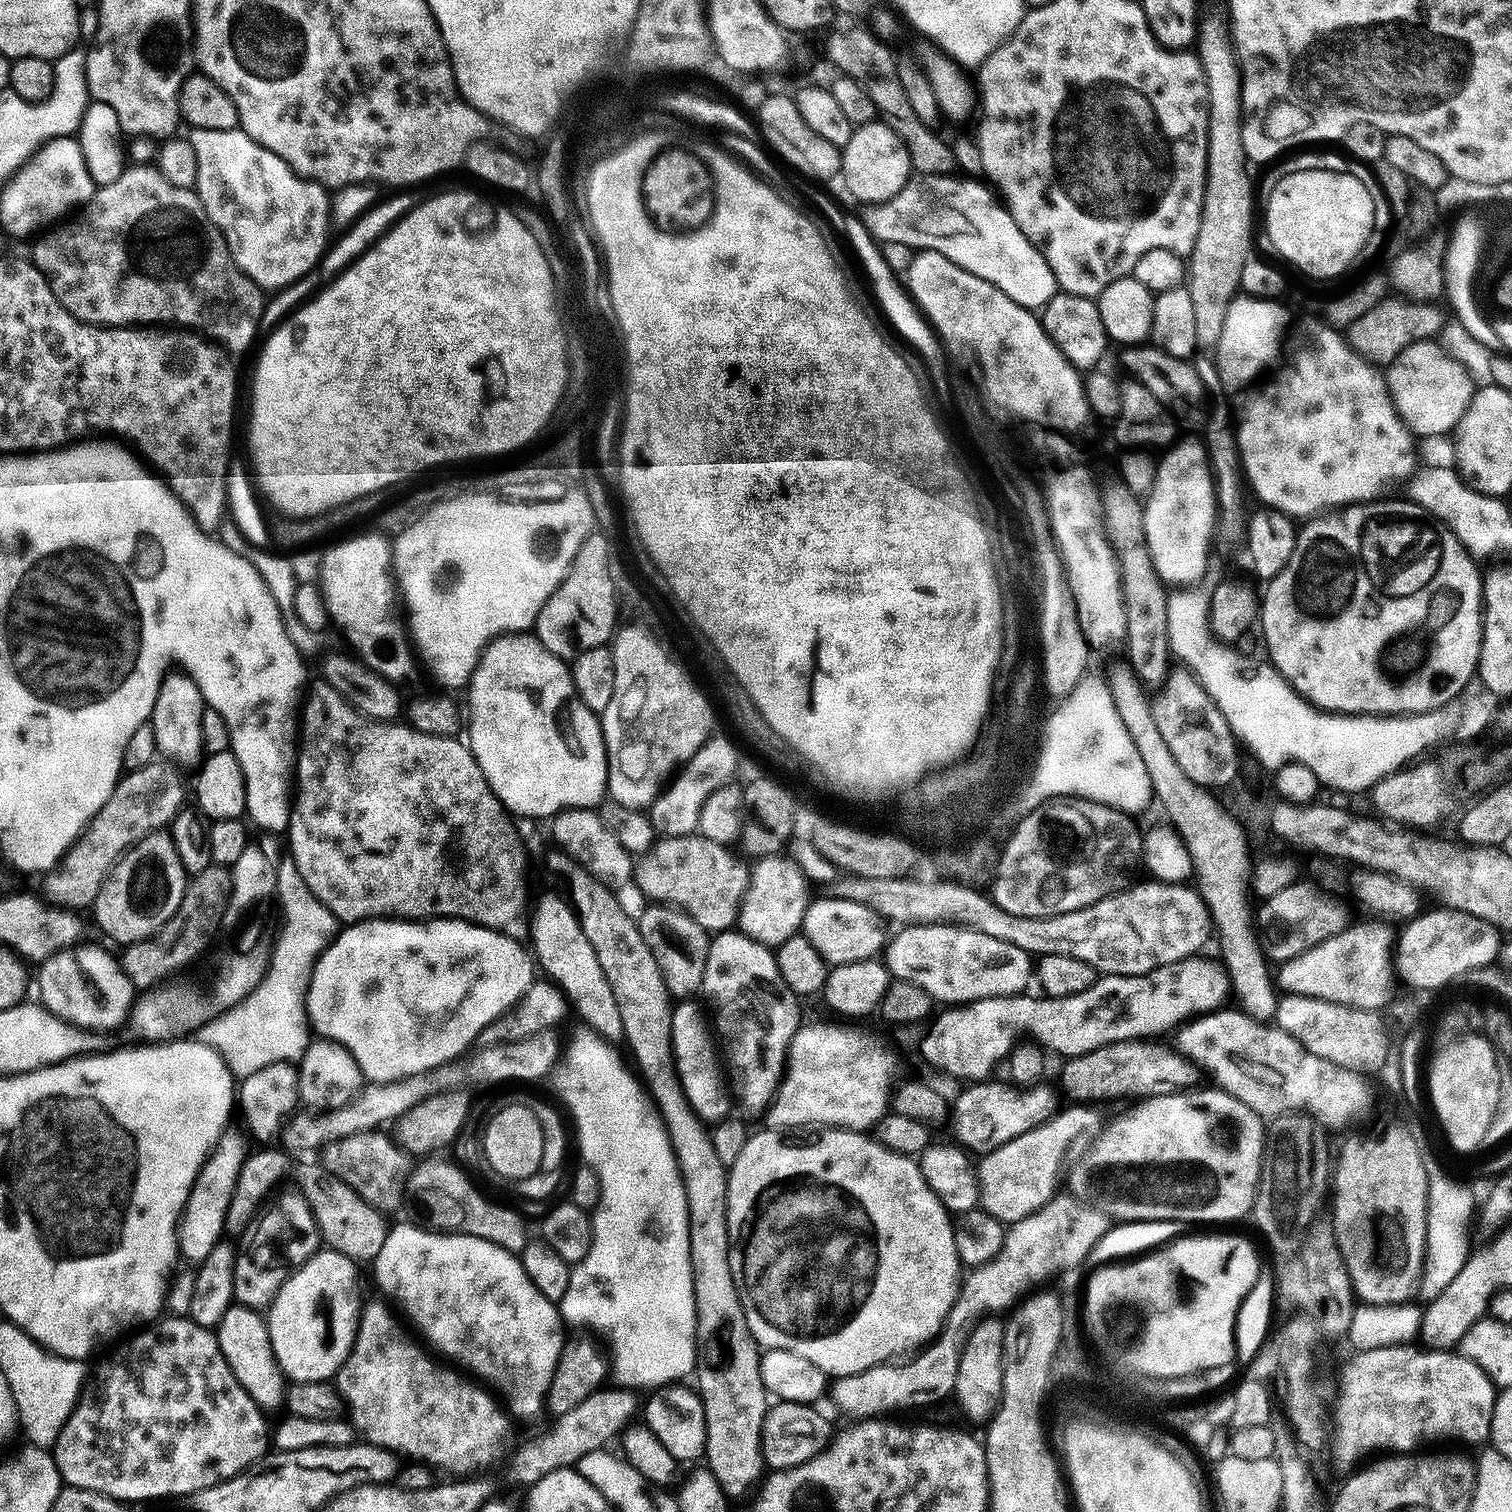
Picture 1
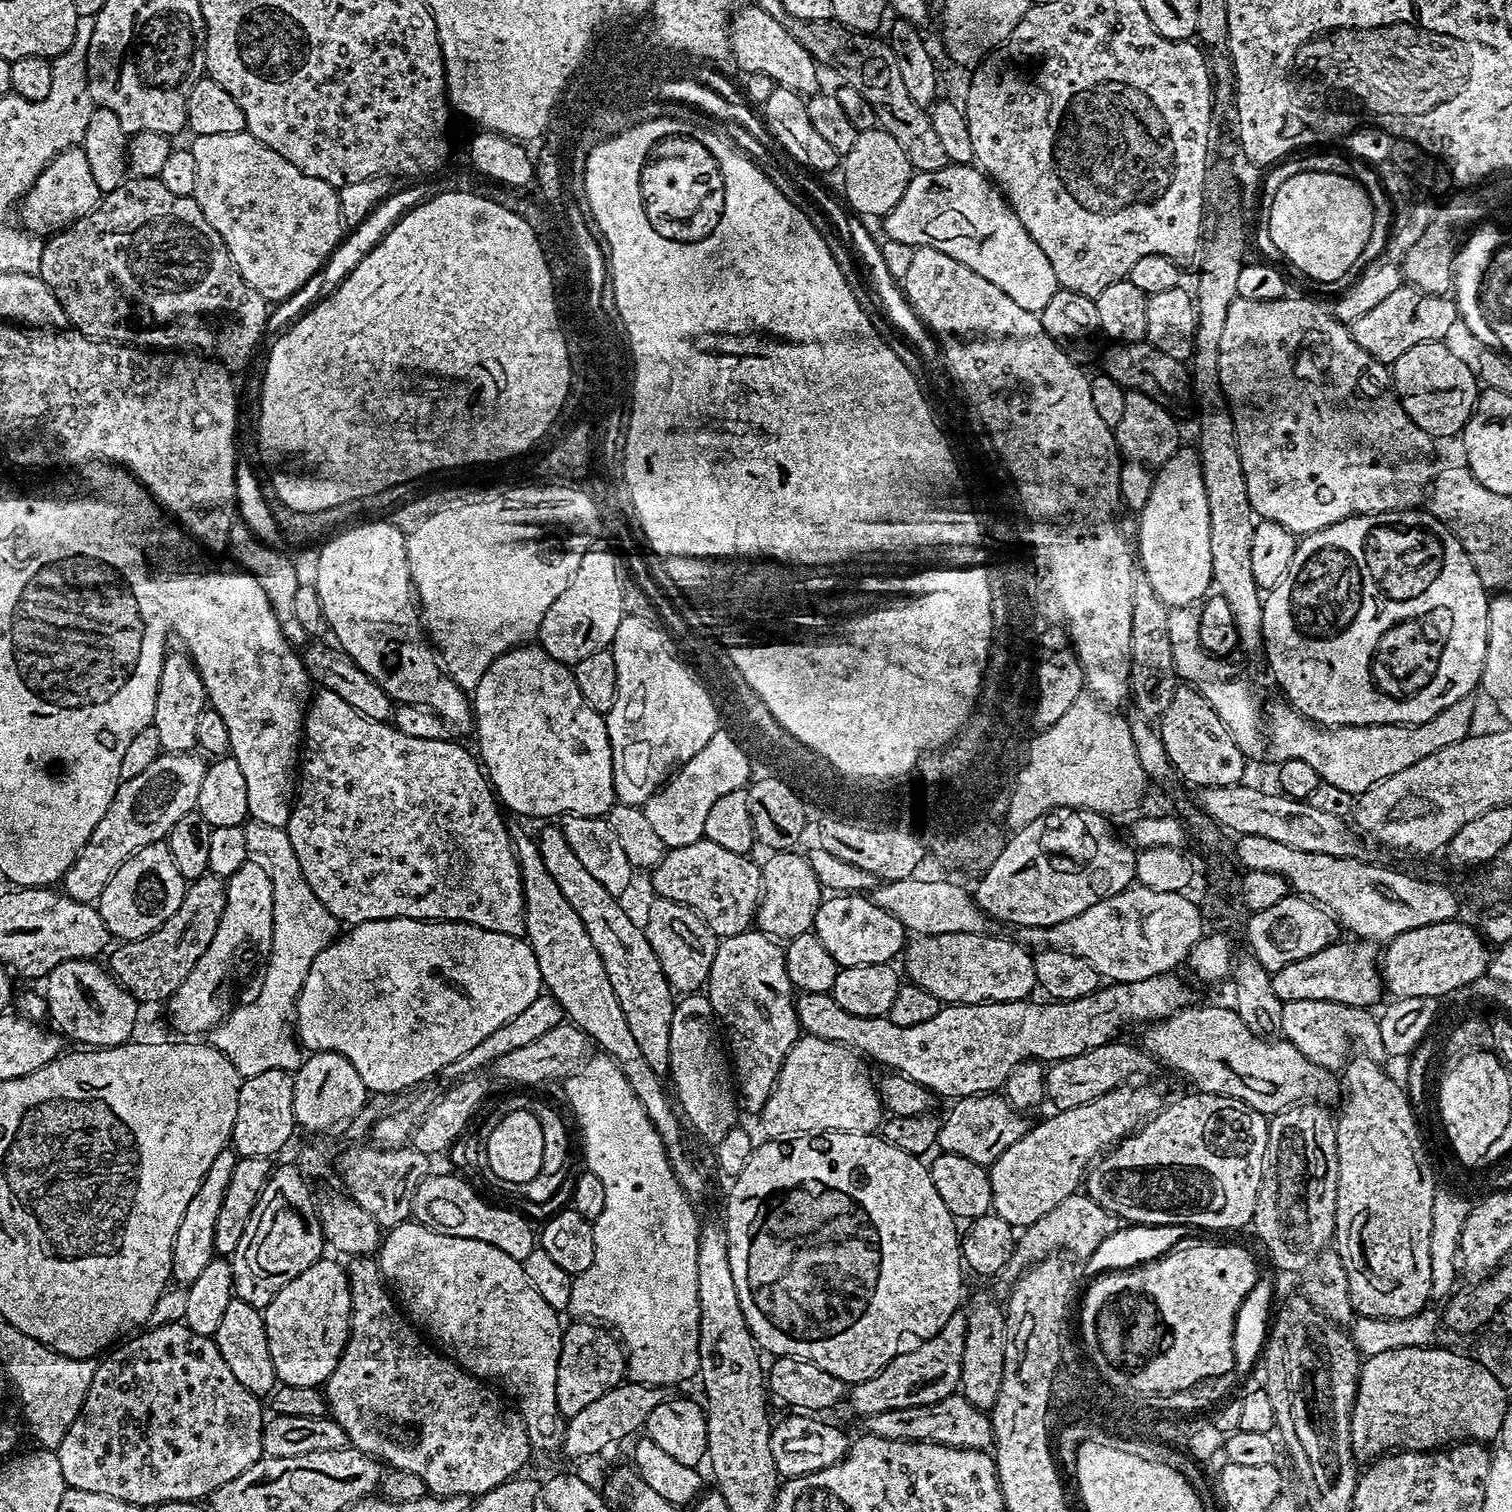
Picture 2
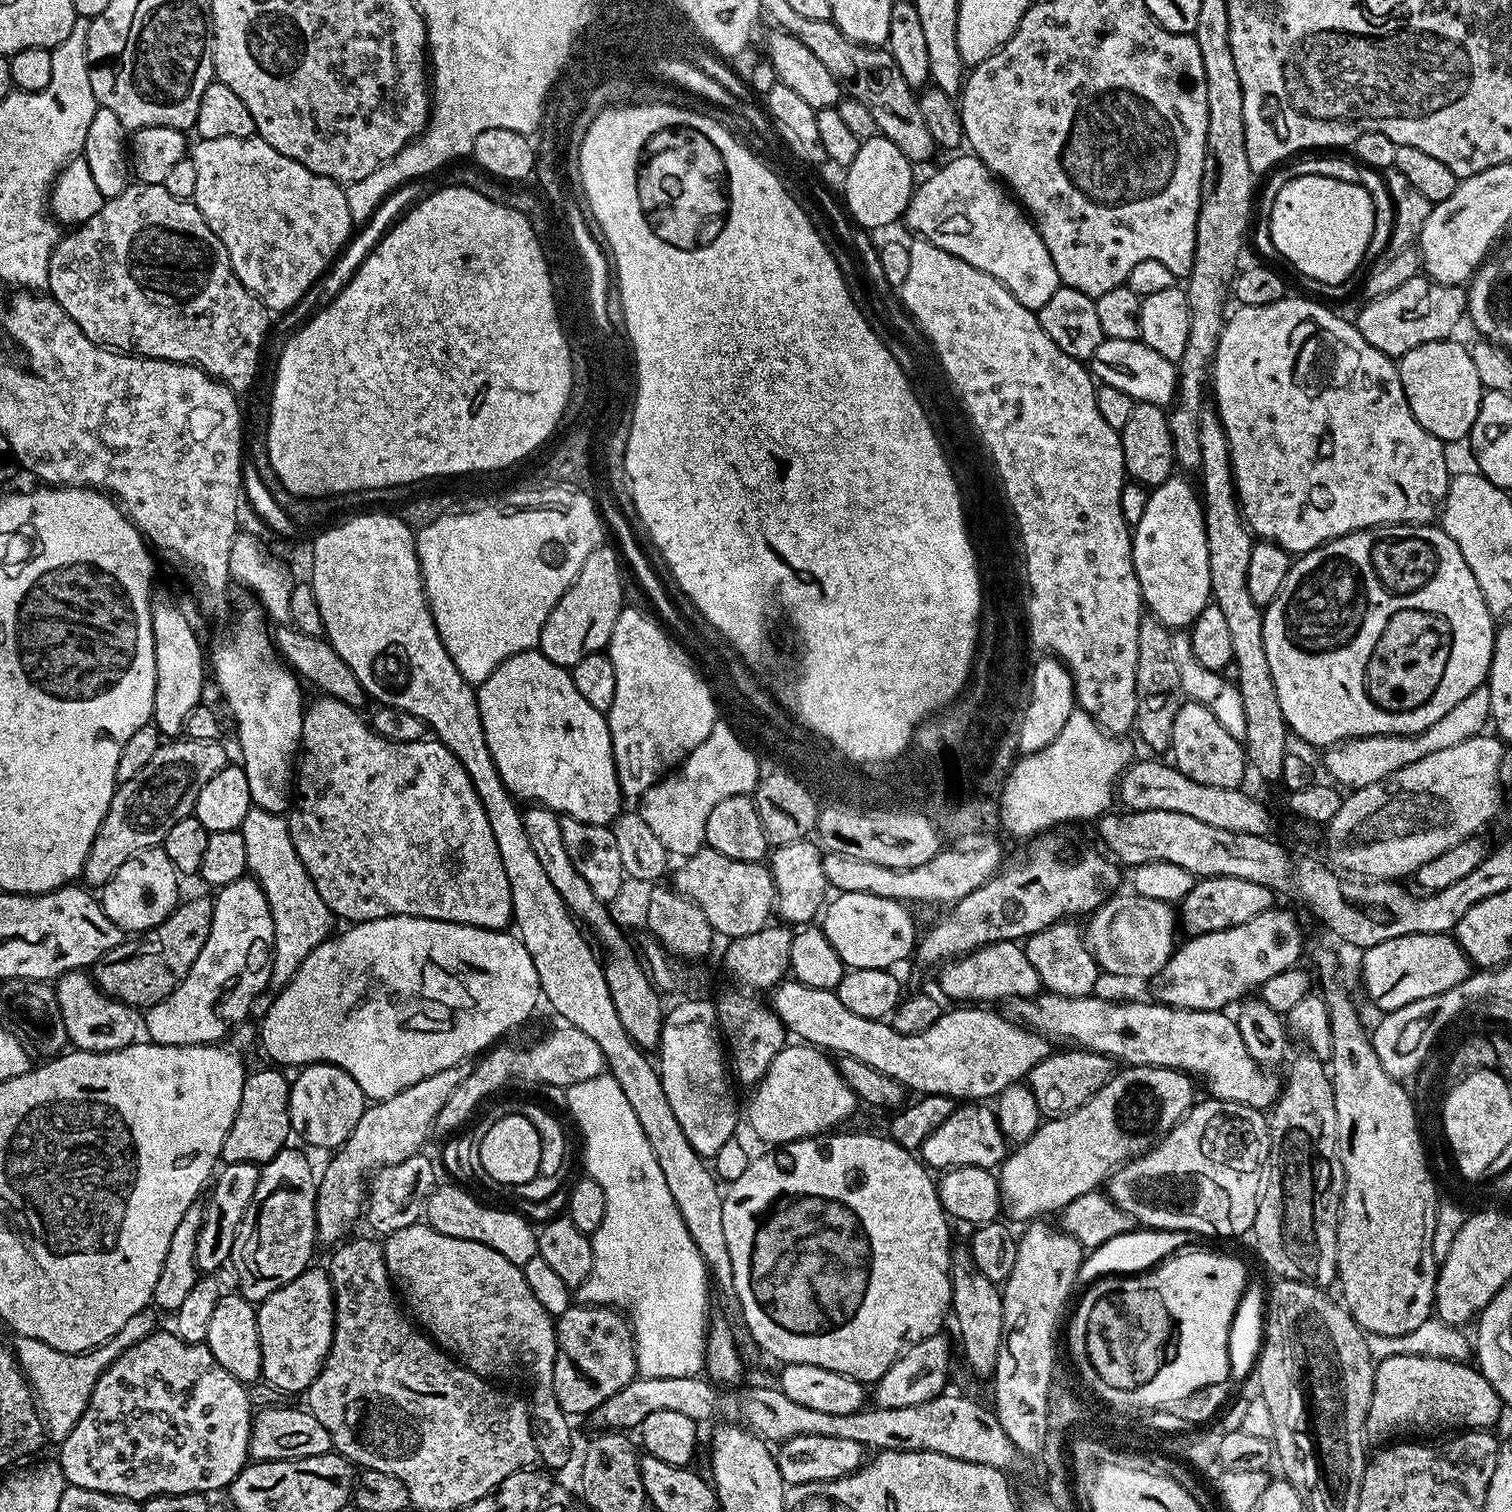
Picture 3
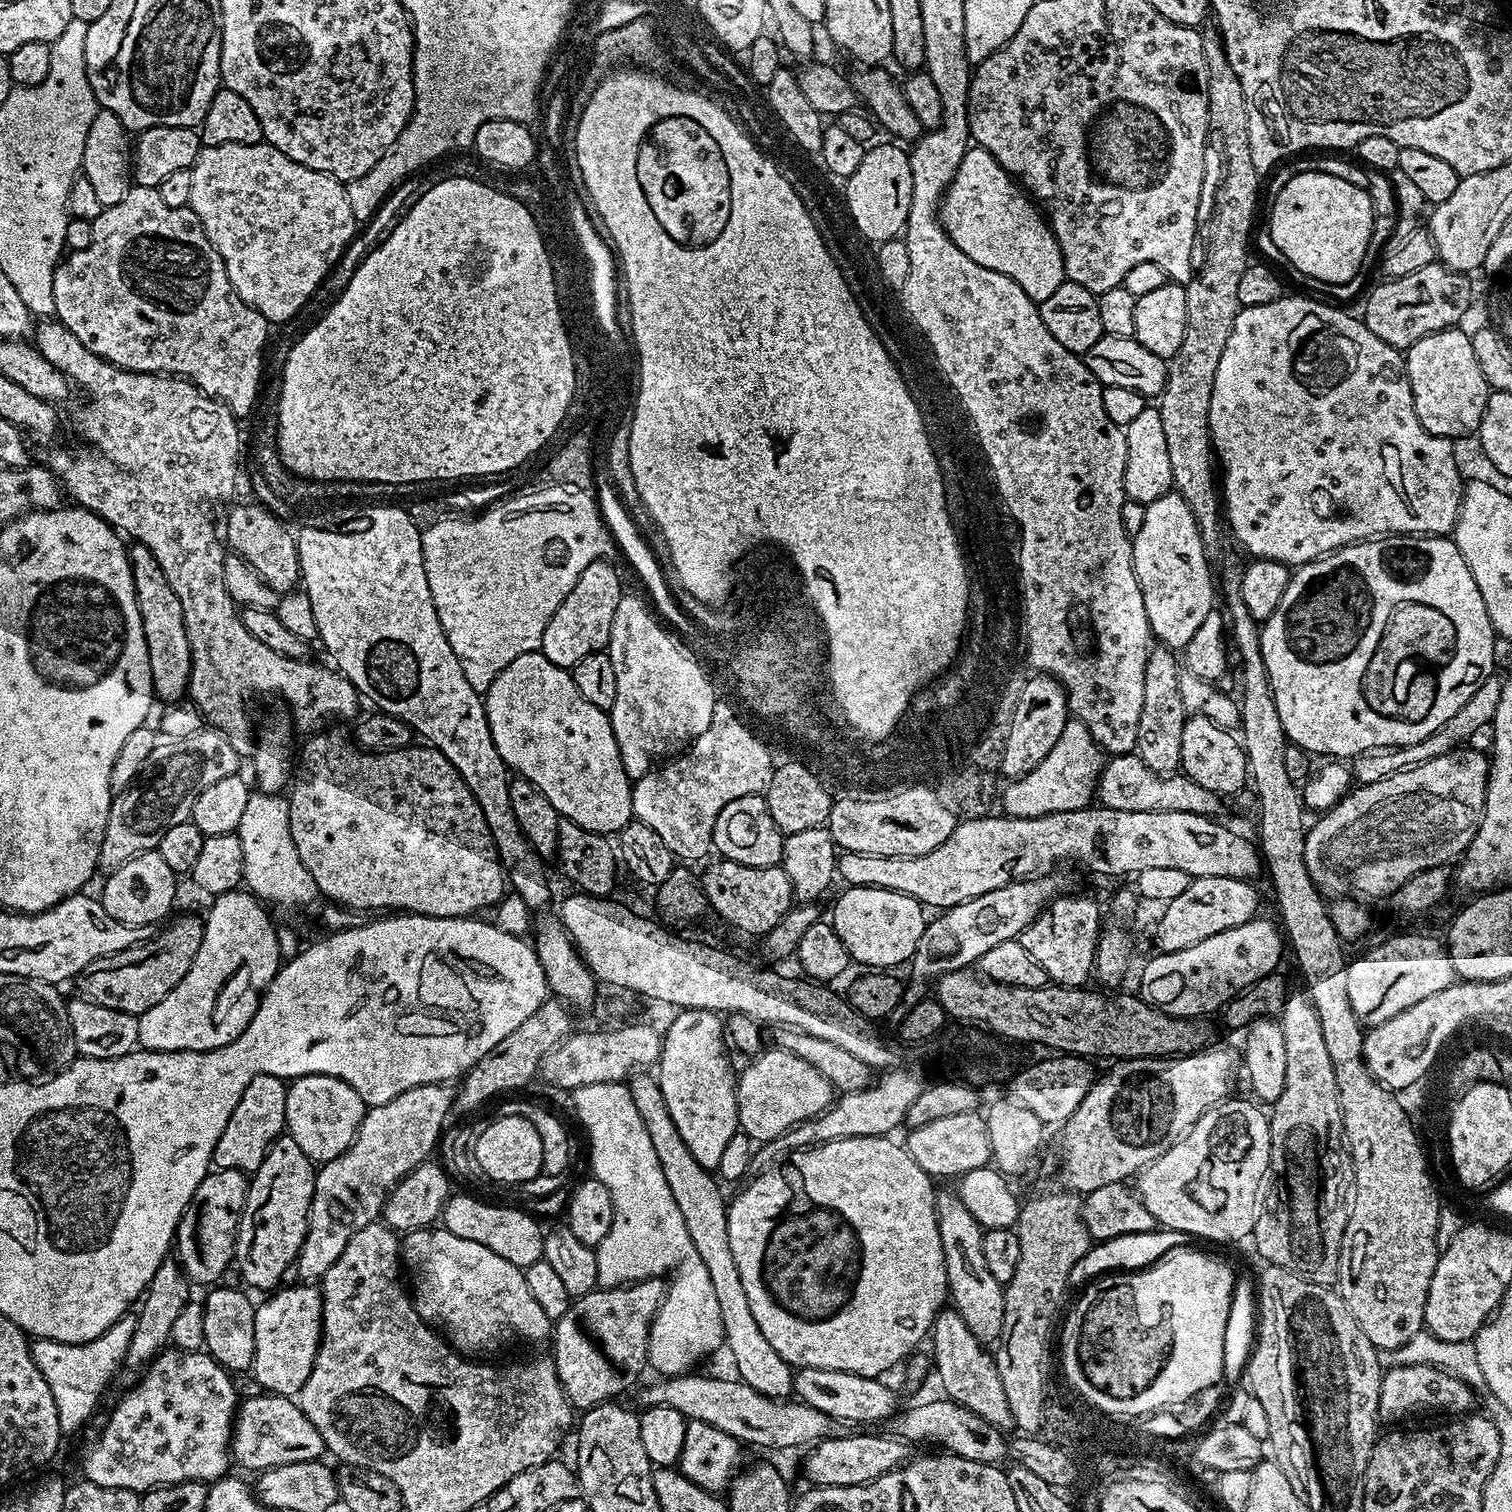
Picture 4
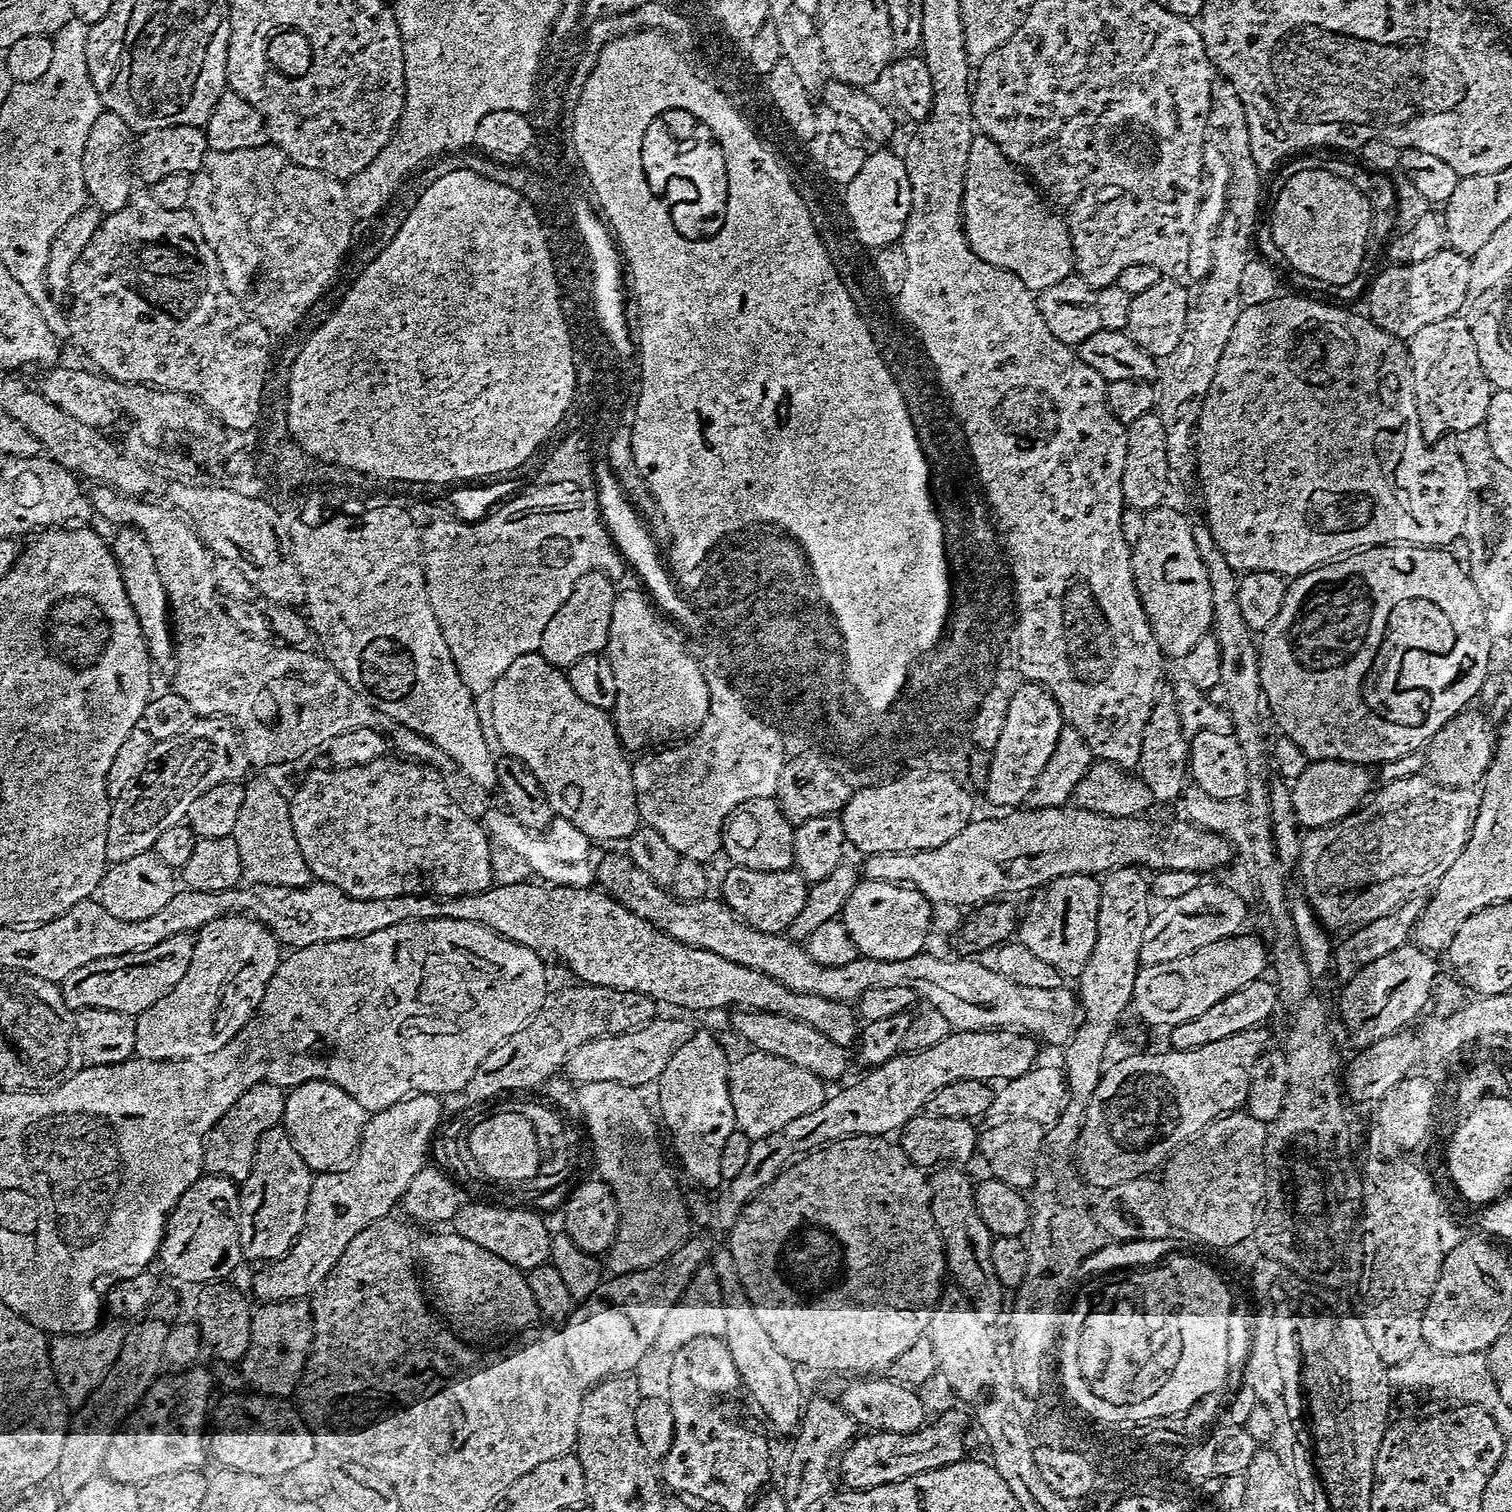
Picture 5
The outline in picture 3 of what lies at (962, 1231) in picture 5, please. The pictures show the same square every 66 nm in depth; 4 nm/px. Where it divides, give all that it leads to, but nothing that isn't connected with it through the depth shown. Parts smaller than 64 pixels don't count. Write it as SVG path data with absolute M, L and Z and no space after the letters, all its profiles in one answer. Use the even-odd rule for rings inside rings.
M969 1245L952 1247L951 1290L952 1314L956 1316L966 1360L976 1373L991 1377L1004 1339L1004 1299L997 1283L978 1270Z

